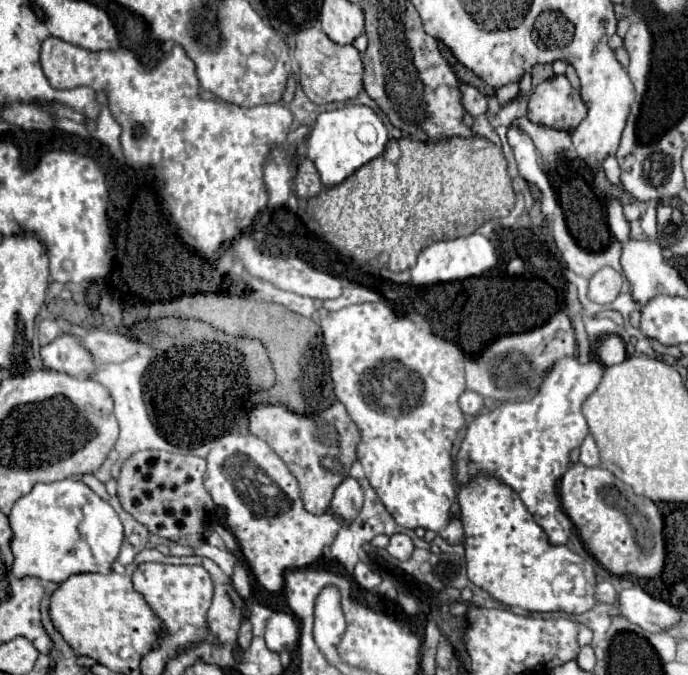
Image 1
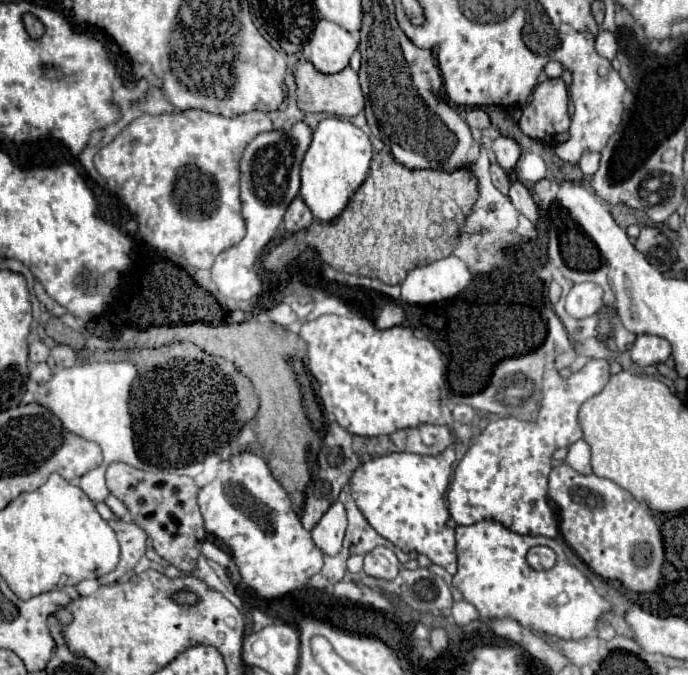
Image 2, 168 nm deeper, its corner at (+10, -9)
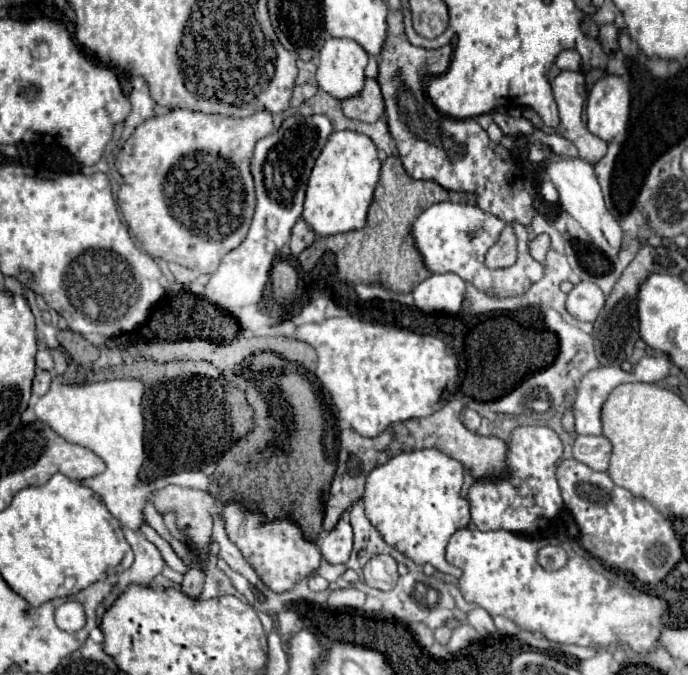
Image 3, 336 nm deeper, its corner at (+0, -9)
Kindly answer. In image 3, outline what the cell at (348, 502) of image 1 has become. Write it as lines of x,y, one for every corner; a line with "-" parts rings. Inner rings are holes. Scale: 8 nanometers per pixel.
340,518
334,530
320,540
320,552
328,564
344,564
352,552
352,526
348,518

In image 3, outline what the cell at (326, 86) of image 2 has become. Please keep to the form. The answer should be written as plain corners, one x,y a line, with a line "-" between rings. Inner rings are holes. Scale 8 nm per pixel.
368,78
362,94
348,98
348,100
342,100
340,106
348,118
362,120
362,122
380,120
384,116
384,100
382,100
380,84
372,78

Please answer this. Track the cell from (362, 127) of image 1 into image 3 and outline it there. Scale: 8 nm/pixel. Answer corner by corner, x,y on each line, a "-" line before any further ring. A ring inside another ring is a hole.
334,130
308,178
306,200
300,218
312,228
316,236
334,236
340,232
364,228
378,176
380,160
376,154
376,144
364,134

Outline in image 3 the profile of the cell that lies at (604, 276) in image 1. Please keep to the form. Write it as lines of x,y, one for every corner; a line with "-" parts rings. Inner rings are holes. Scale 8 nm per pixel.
580,282
568,292
566,310
582,322
594,322
604,308
604,300
602,290
594,282

